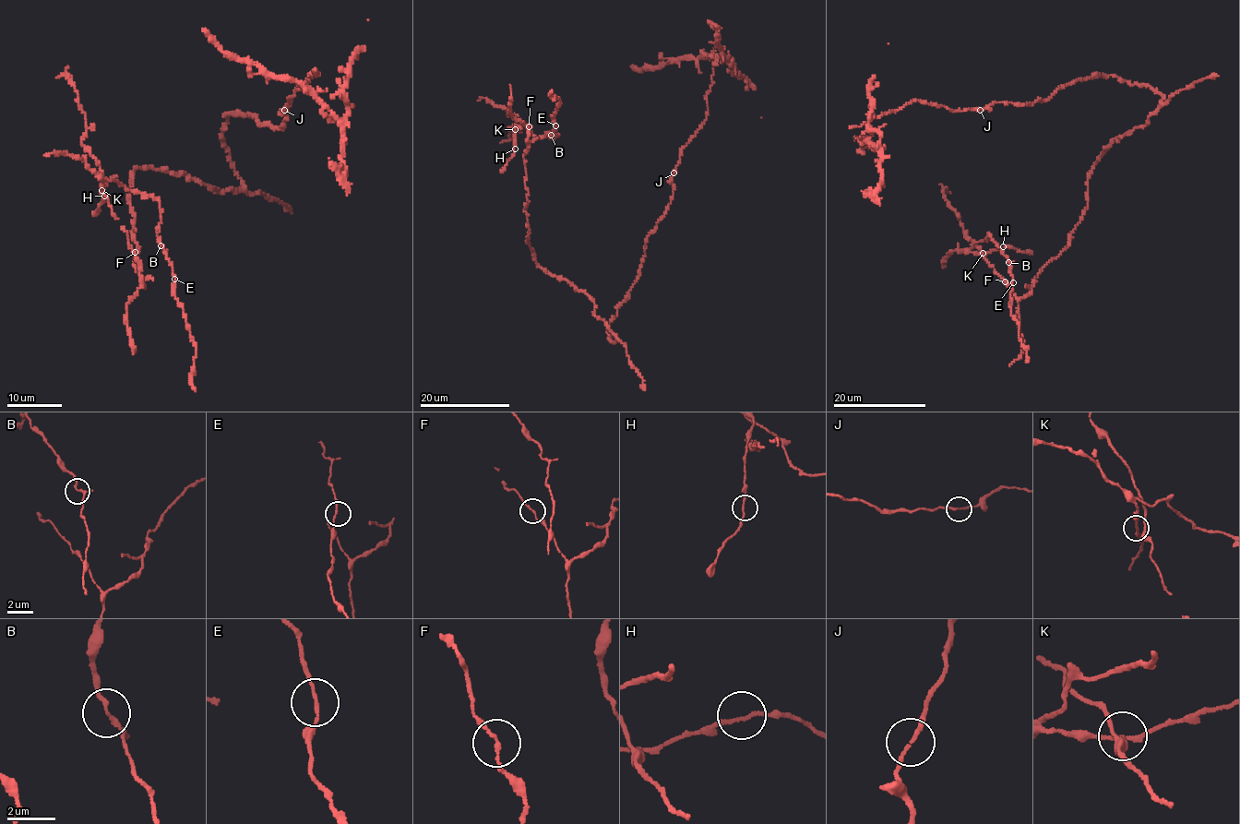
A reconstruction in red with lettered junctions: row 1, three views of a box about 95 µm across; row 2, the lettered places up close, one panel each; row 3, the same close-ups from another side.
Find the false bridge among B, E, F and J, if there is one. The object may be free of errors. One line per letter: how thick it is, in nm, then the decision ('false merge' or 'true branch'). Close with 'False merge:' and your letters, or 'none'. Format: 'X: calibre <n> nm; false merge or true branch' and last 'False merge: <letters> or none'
B: calibre 120 nm; true branch
E: calibre 120 nm; true branch
F: calibre 140 nm; true branch
J: calibre 170 nm; true branch
False merge: none

